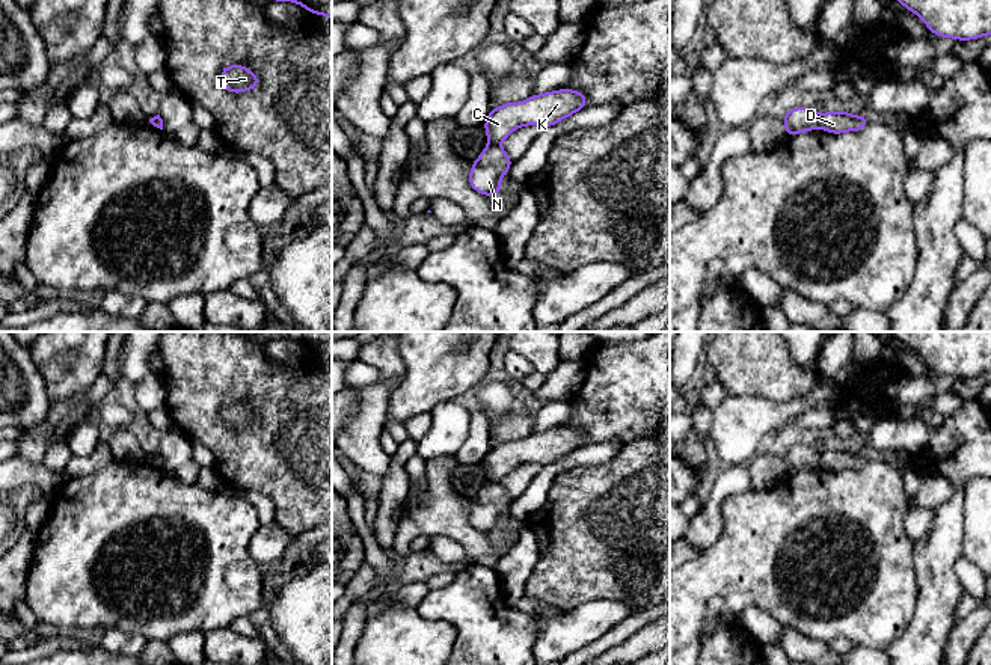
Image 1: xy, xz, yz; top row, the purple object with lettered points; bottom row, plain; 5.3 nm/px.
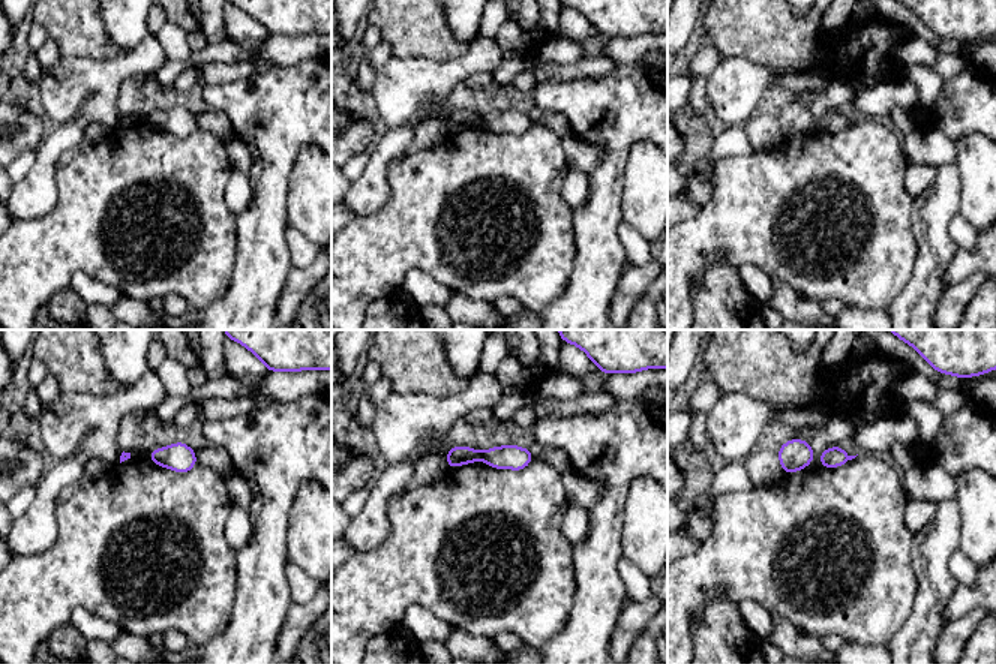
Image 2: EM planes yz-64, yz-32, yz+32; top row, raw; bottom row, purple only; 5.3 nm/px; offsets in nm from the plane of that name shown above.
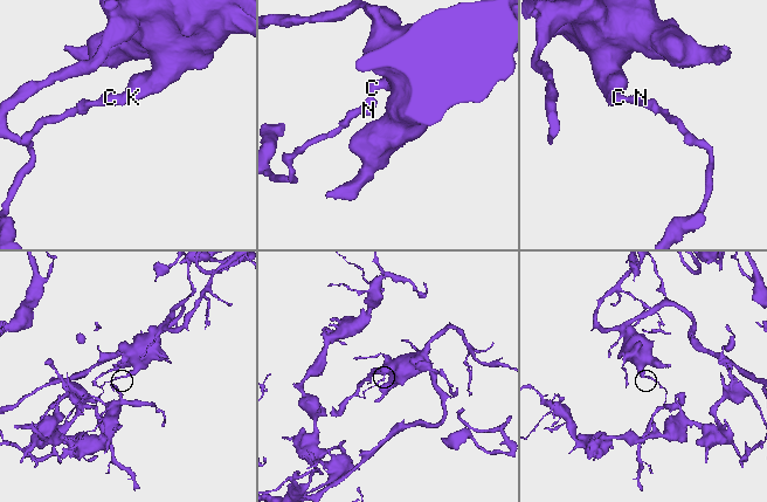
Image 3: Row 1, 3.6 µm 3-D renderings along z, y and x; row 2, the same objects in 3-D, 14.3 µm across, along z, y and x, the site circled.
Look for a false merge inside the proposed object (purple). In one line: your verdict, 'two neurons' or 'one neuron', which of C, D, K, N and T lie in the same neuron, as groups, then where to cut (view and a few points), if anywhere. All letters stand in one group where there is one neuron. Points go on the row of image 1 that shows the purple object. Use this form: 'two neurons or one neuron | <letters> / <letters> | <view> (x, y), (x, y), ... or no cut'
two neurons | C K T / D N | yz (821, 115), (818, 127)

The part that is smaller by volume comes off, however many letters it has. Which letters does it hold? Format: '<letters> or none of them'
D, N

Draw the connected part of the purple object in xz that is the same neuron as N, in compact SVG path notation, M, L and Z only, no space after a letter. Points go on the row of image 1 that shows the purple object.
M489 145L472 163L469 185L486 196L493 198L501 192L501 176L508 173L513 160L499 145Z

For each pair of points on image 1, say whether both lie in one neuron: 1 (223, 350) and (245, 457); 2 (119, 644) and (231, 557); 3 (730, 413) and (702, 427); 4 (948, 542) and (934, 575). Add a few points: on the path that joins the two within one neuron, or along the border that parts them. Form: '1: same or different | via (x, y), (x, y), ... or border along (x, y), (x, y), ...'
1: same | via (211, 377), (211, 425), (217, 432)
2: different | border along (106, 628), (133, 631), (148, 640)
3: different | border along (712, 412), (708, 435)
4: same | via (940, 549), (934, 560), (934, 567)

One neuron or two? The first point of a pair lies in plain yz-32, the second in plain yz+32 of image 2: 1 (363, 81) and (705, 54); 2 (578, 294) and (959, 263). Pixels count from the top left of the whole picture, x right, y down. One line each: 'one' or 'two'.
1: two
2: two

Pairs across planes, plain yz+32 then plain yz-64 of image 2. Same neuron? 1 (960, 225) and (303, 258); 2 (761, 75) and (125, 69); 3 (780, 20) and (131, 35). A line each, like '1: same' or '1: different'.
1: same
2: same
3: different

